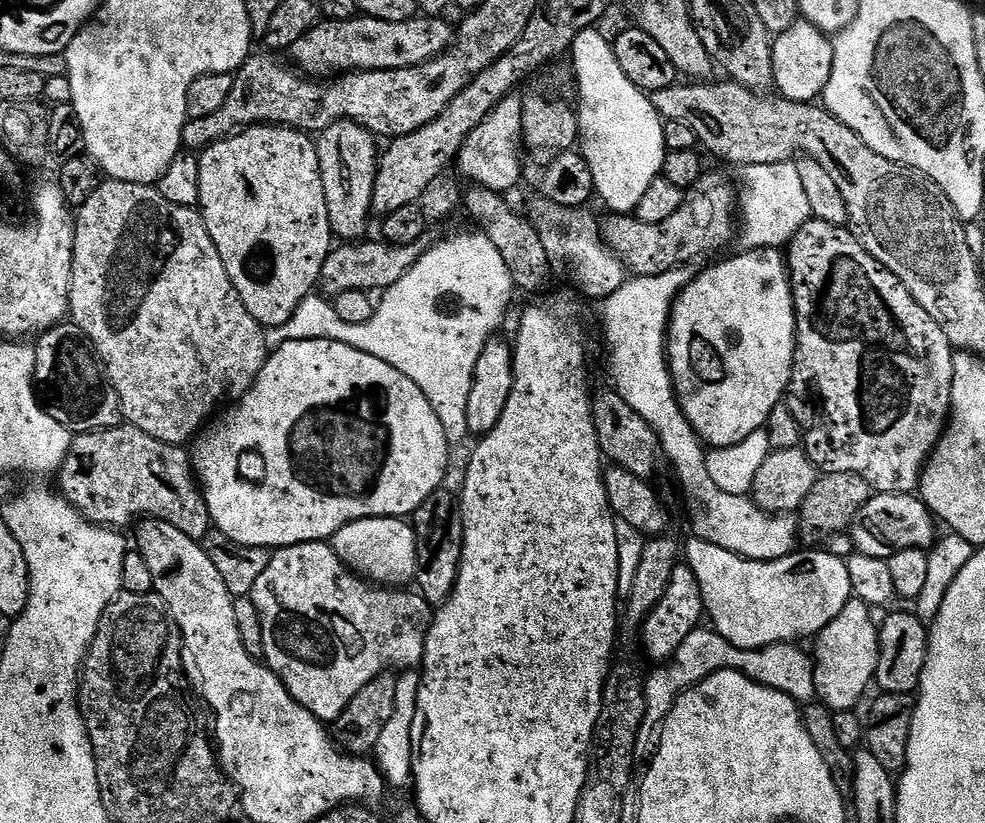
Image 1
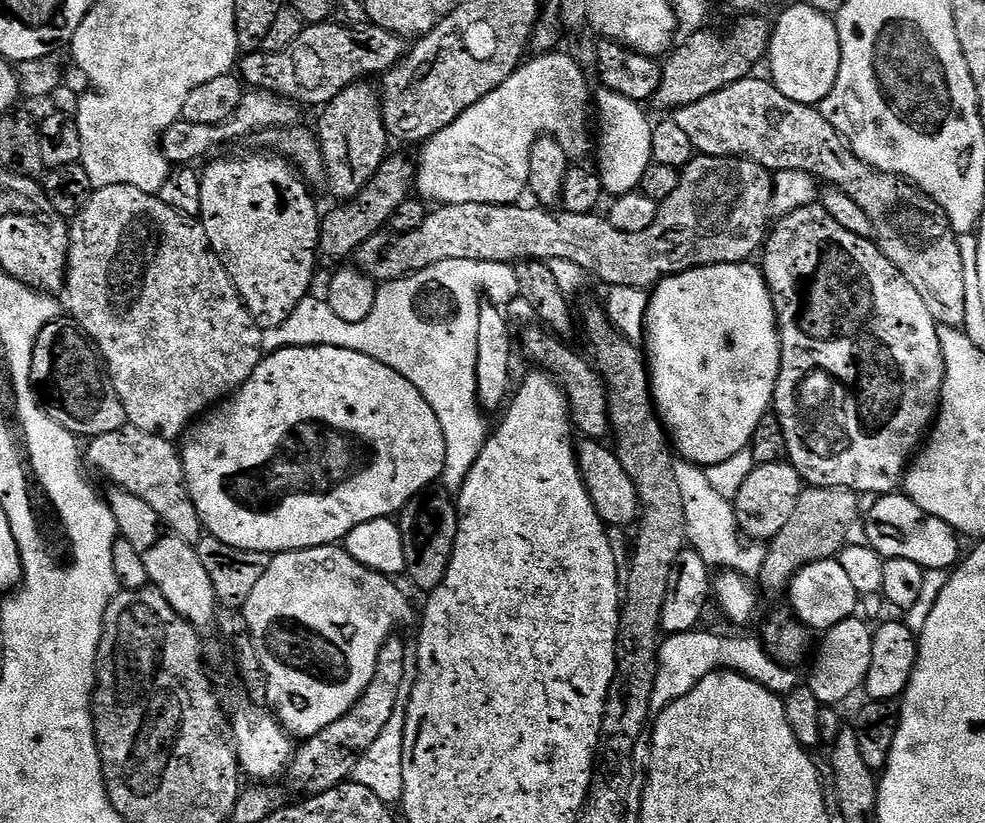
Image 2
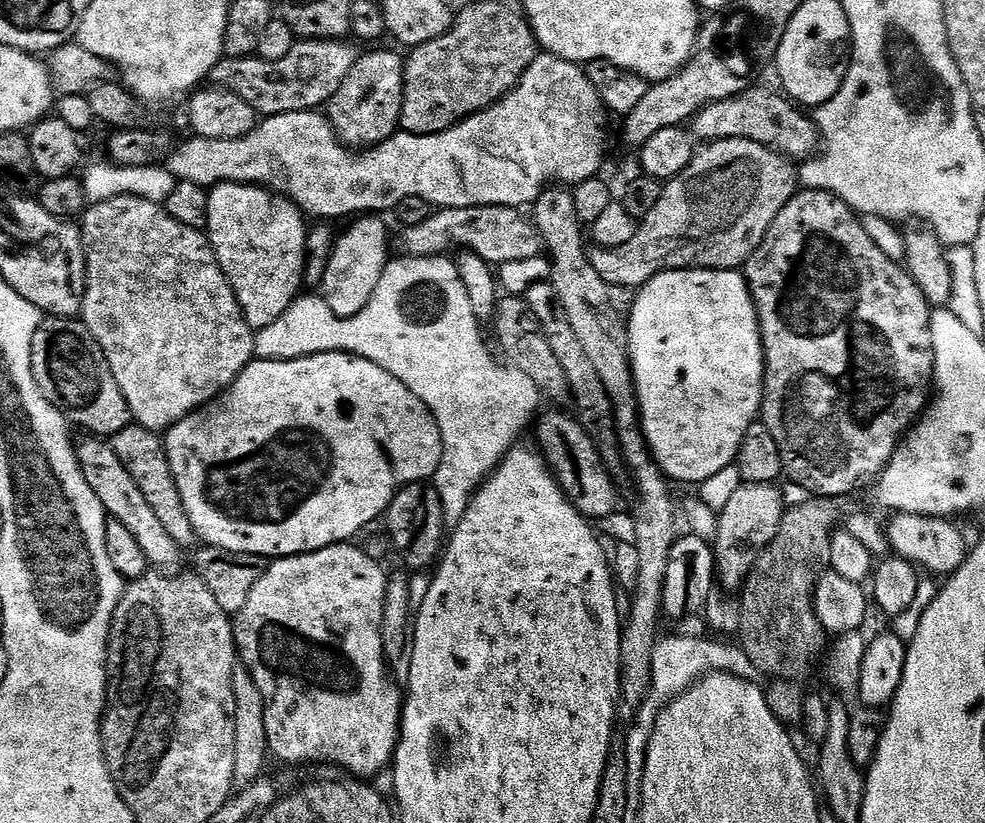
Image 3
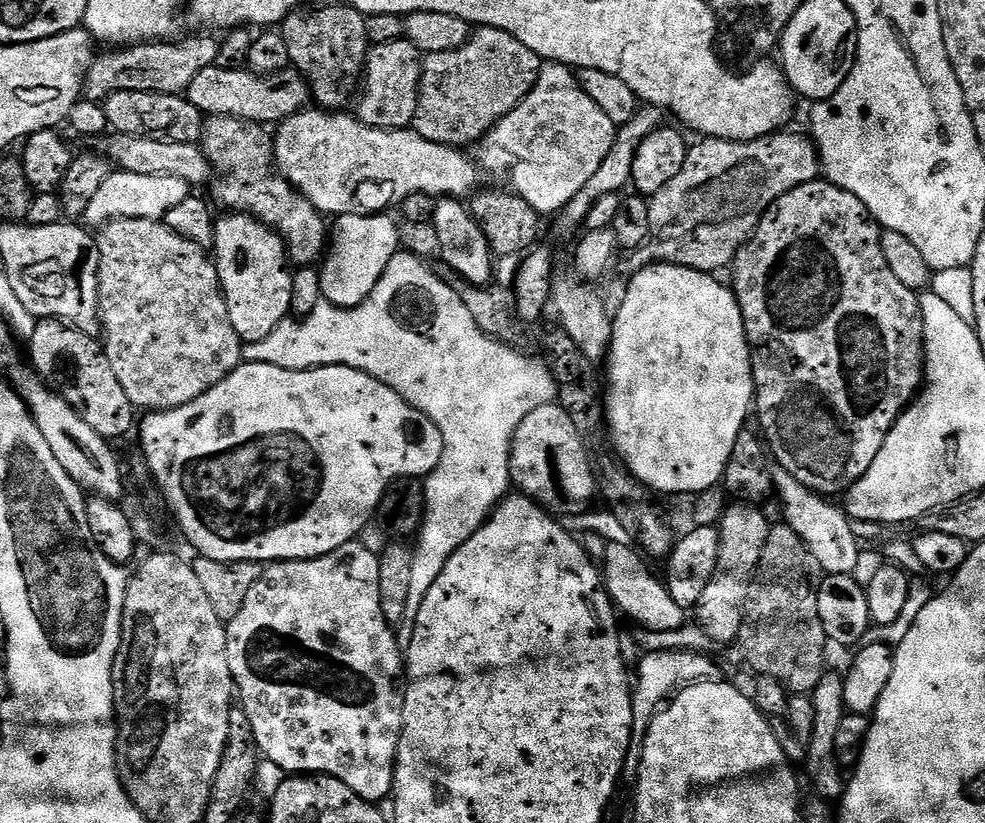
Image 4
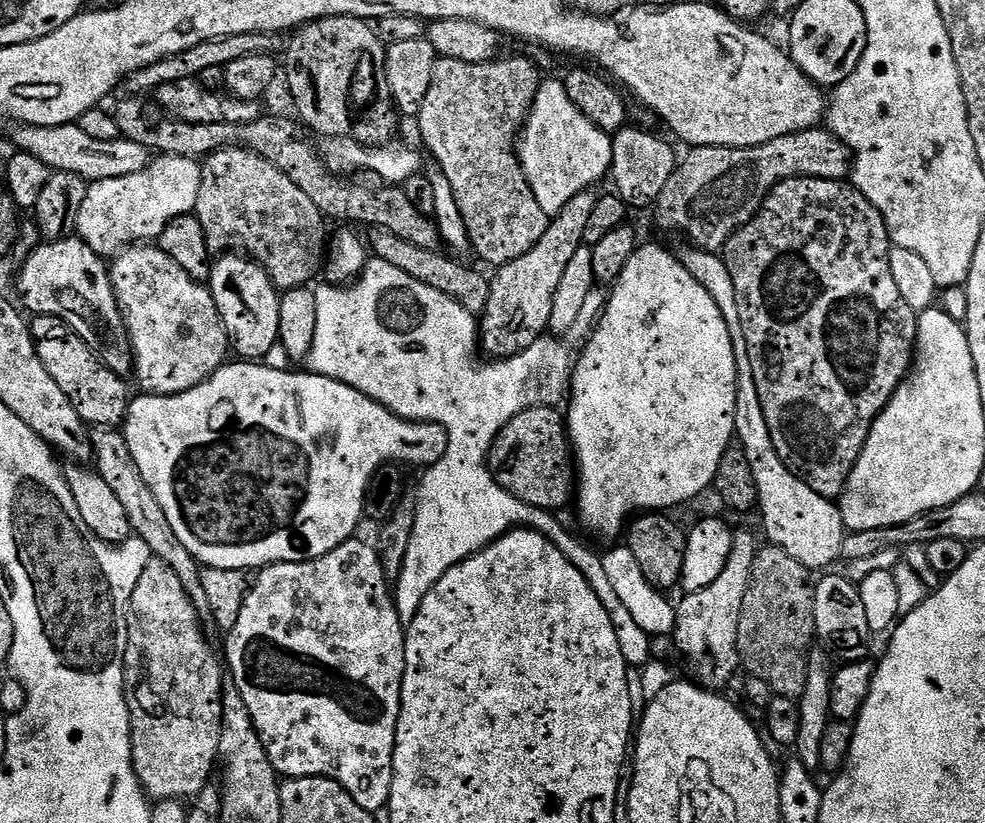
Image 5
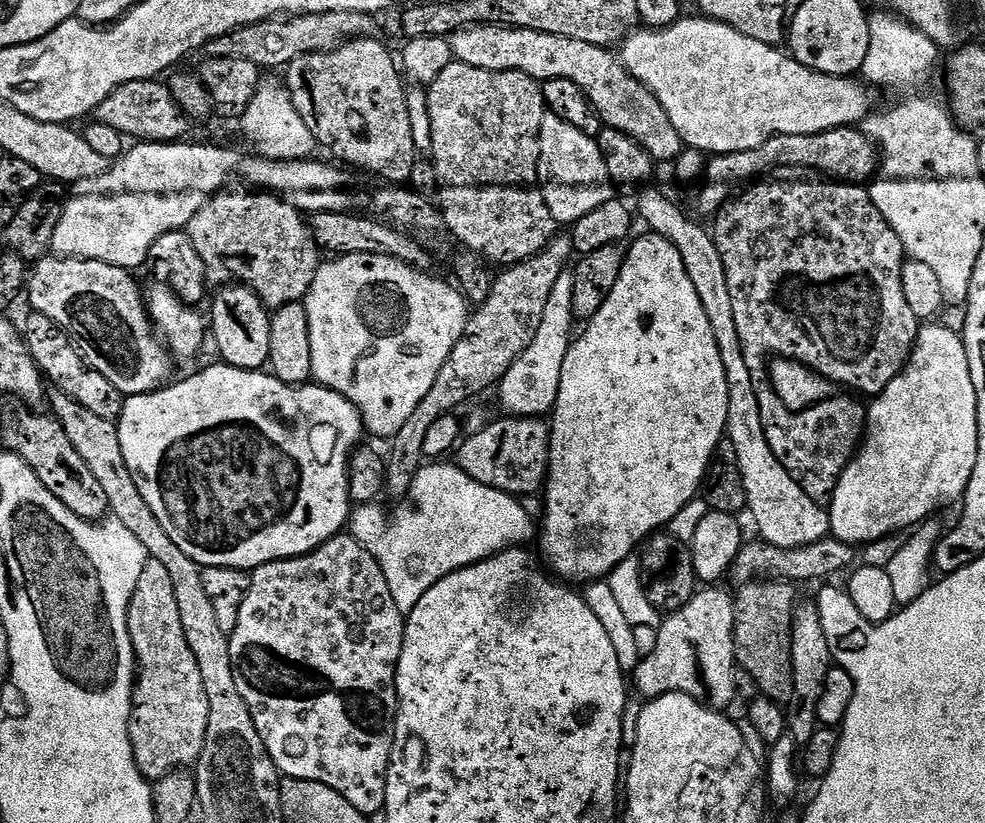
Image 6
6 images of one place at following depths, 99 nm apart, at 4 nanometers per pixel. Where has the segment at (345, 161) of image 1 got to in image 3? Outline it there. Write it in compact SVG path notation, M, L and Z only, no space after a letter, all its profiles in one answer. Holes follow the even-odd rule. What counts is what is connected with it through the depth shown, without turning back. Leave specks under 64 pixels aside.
M374 50L359 55L342 86L331 96L325 115L337 137L353 150L367 150L396 135L404 97L403 57L390 50Z

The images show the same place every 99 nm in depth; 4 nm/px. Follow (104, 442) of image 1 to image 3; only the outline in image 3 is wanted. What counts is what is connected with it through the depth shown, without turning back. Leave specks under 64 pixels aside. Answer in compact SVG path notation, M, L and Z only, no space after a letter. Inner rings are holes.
M129 426L123 428L117 436L111 437L110 443L118 458L126 466L130 478L138 482L146 502L154 506L154 514L158 514L162 526L166 528L166 534L174 538L174 542L181 550L195 549L198 537L190 522L190 516L186 514L186 506L182 506L182 494L178 494L178 486L172 477L163 439L157 433L151 432L149 428Z

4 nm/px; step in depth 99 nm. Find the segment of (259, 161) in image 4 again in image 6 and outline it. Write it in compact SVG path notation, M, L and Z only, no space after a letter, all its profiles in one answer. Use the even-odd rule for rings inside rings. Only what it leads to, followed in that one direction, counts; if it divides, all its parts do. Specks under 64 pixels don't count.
M248 190L252 192L228 192L221 191L212 197L208 204L198 210L198 214L194 214L194 218L188 223L186 229L188 236L194 242L194 250L198 250L198 258L202 258L202 266L206 266L206 274L208 275L209 285L212 286L243 286L249 288L254 294L258 294L258 298L264 304L265 308L275 310L286 306L287 304L299 304L307 296L310 286L314 282L314 278L318 274L322 263L322 250L316 244L316 238L313 229L310 227L309 221L306 219L305 213L299 212L294 206L290 206L285 200L279 196L265 192L263 190Z

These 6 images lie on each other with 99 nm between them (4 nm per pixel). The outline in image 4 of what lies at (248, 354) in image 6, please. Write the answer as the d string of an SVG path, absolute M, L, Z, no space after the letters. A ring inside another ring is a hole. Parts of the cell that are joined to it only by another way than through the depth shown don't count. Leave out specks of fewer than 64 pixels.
M242 212L221 215L216 222L214 263L226 310L230 310L230 322L244 344L262 342L274 326L289 319L294 272L290 267L286 242L279 233Z

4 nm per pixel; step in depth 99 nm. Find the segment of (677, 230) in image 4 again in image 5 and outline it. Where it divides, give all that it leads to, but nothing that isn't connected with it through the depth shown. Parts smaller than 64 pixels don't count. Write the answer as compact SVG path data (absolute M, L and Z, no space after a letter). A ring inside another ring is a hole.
M824 126L786 134L749 148L702 146L689 153L670 174L658 208L664 211L666 227L676 227L692 239L689 241L695 247L714 253L719 253L735 232L756 217L774 186L795 176L847 181L854 167L851 150Z

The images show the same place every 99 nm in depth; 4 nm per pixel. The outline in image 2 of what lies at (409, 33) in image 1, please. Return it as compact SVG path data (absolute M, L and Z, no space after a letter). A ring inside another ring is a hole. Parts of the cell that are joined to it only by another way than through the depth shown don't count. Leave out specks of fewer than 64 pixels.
M335 22L309 24L302 30L298 42L286 46L286 50L261 50L241 55L238 72L249 89L261 88L287 100L295 100L301 106L323 106L356 81L387 74L405 51L404 37L390 34L390 30L375 26L344 28Z

